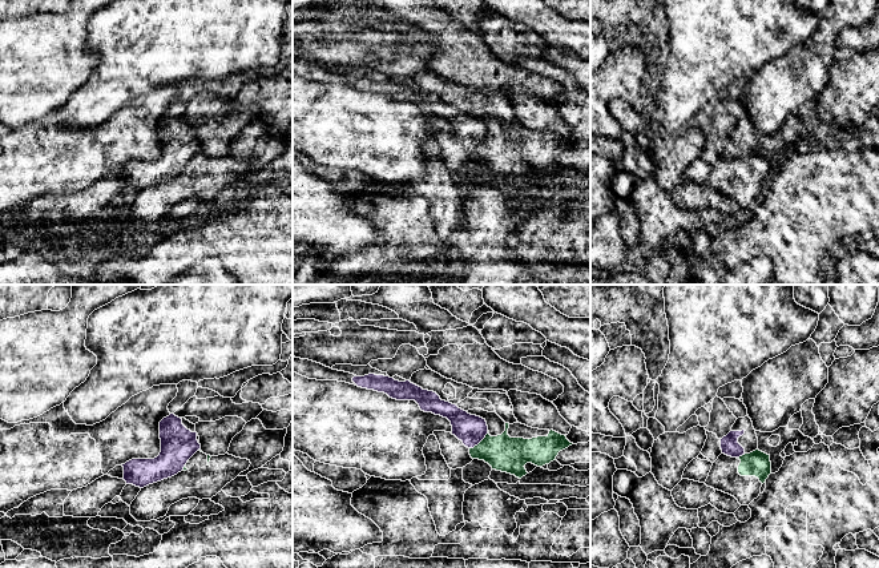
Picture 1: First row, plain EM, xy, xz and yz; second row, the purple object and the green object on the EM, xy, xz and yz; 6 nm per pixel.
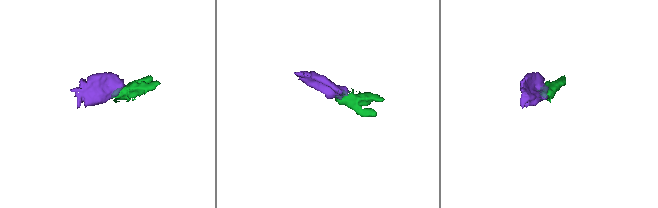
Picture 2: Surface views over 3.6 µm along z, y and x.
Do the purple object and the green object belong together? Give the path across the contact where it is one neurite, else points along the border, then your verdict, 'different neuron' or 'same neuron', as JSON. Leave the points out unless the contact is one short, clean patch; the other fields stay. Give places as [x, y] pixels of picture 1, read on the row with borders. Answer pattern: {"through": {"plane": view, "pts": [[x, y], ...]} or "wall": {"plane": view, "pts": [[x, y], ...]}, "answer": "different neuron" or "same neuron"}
{"wall": {"plane": "xz", "pts": [[488, 431], [470, 448]]}, "answer": "different neuron"}

